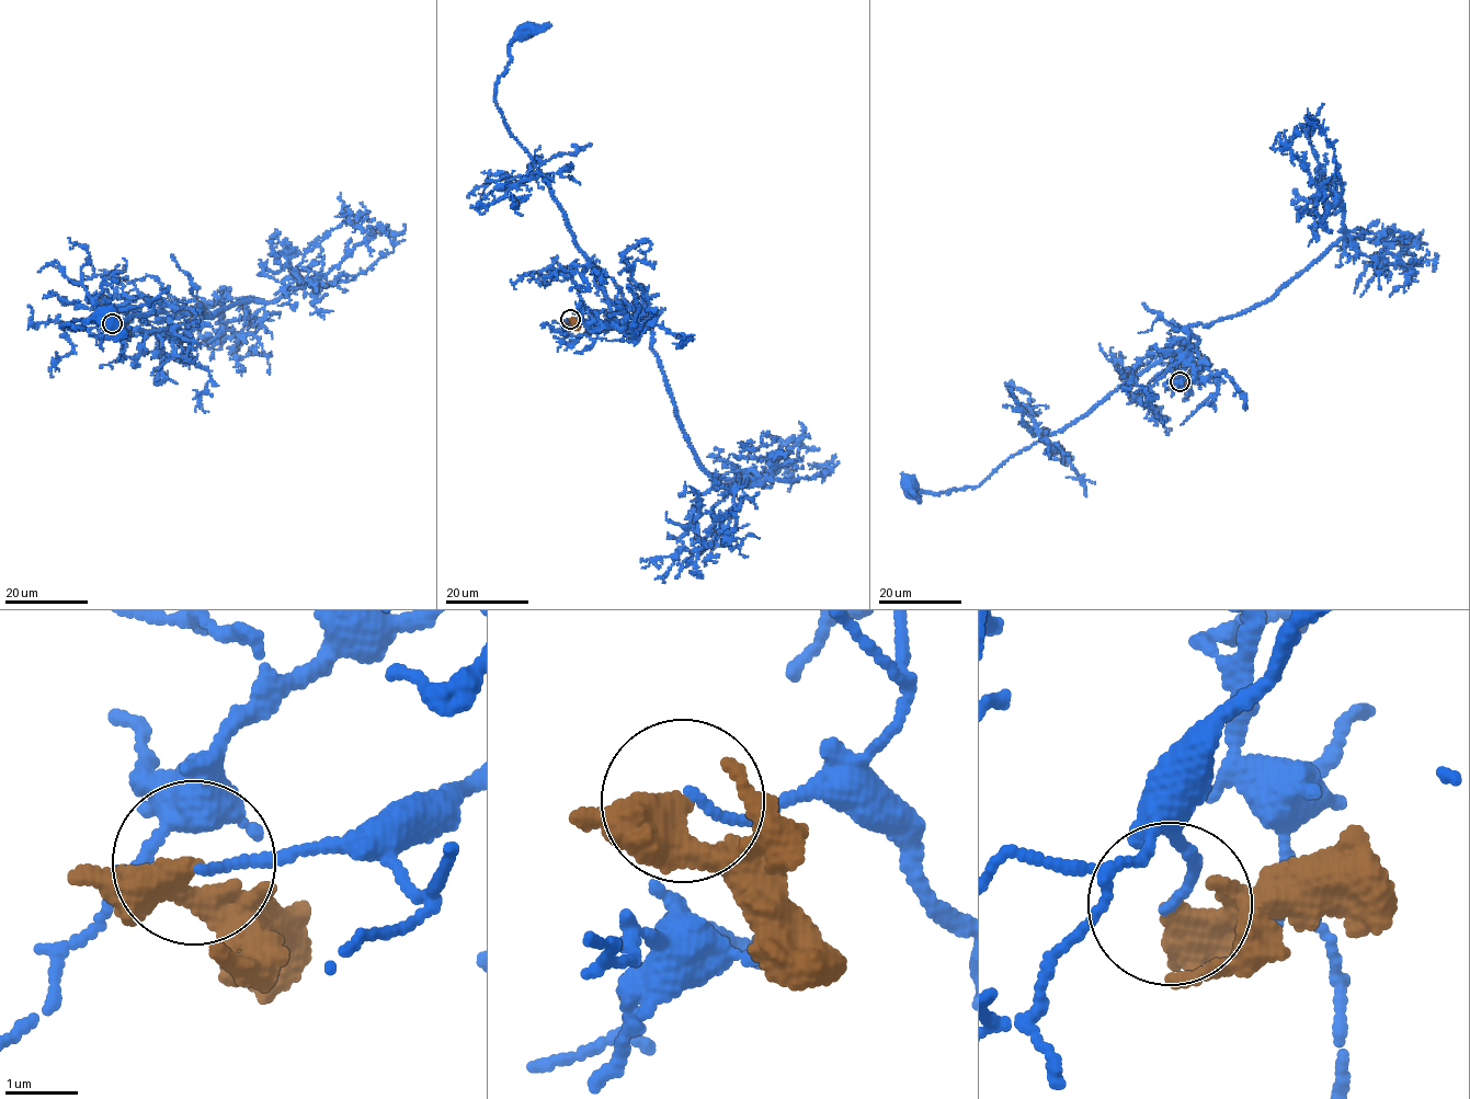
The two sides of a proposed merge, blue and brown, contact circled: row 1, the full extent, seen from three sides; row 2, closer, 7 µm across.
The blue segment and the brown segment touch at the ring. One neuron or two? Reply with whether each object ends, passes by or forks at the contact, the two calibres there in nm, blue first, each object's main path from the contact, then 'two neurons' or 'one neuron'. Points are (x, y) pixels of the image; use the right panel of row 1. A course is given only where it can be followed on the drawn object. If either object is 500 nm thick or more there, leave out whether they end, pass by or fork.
blue ends there; brown passes by; 120 nm thick on the blue side, 340 nm on the other; blue runs (1180, 380), (1198, 341), (1184, 329), (1266, 301), (1347, 231), (1340, 201), (1326, 206), (1278, 136), (1272, 149); brown runs (1180, 381), (1193, 382); two neurons

